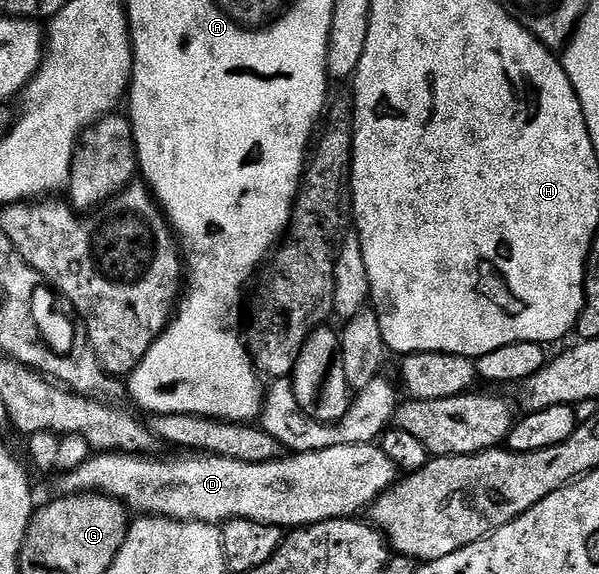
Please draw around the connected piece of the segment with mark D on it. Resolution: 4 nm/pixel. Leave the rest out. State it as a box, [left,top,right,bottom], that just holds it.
[59,443,396,529]

